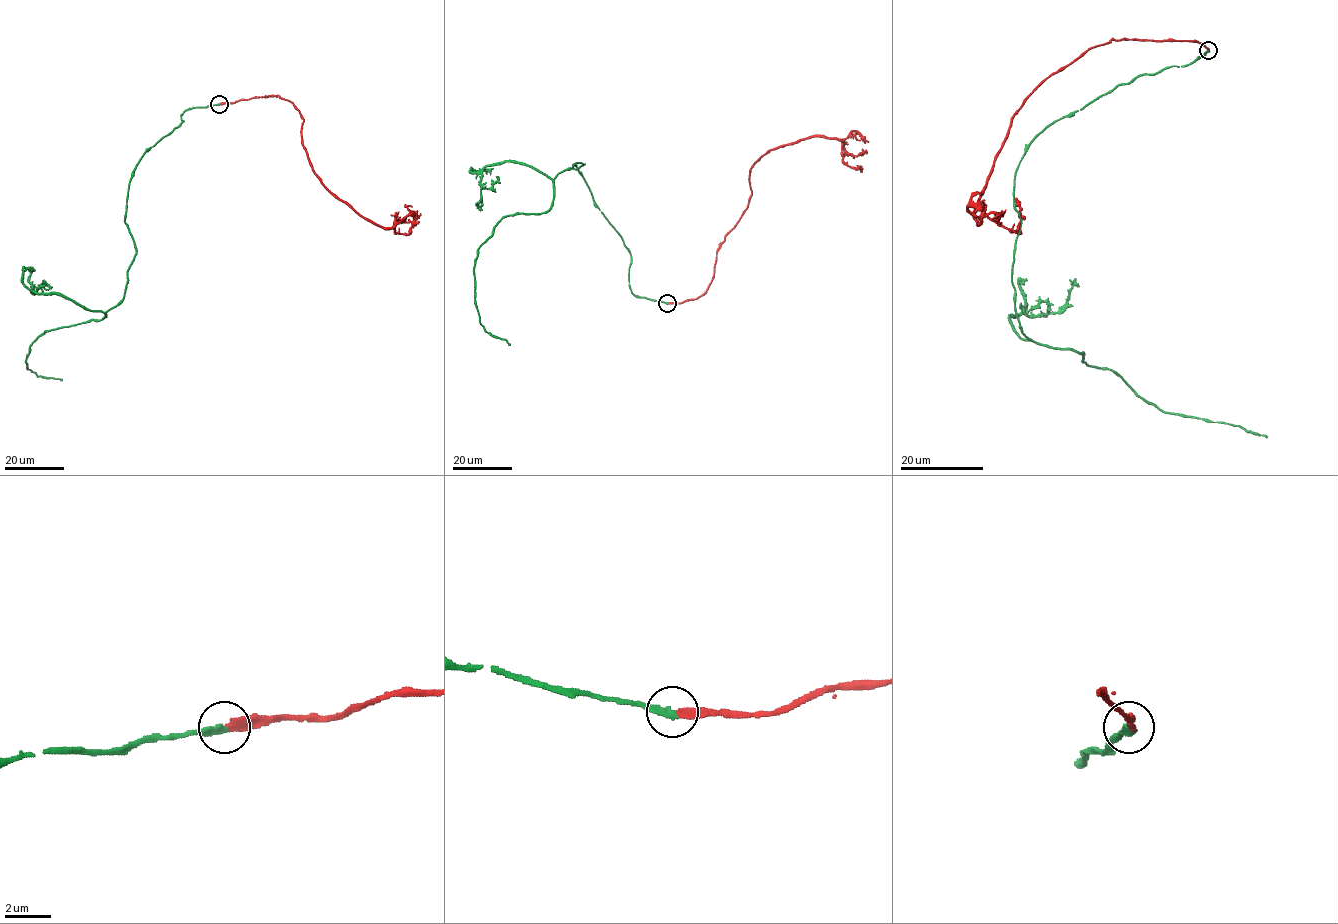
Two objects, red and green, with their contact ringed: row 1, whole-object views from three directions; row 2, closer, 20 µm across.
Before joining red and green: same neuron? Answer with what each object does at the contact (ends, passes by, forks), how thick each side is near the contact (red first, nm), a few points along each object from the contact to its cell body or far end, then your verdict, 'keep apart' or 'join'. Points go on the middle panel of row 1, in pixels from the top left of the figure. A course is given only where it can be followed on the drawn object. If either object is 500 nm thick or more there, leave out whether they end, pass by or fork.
red ends there; green ends there; 260 nm thick on the red side, 280 nm on the other; red runs (667, 303), (706, 290), (767, 151), (825, 136), (856, 165); green runs (667, 303), (632, 293), (631, 255), (576, 163), (547, 212), (505, 215), (478, 250), (480, 324), (509, 345); join

